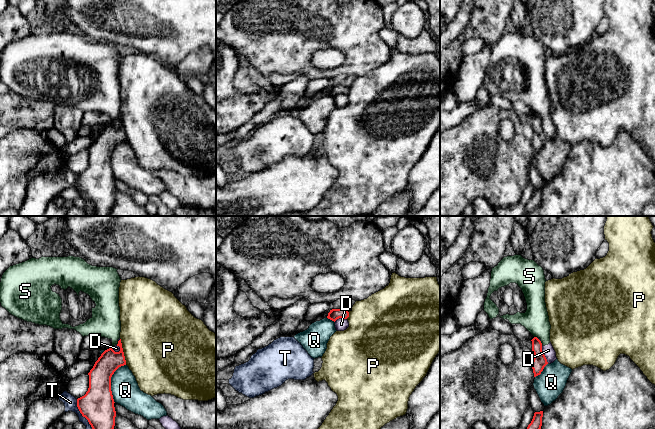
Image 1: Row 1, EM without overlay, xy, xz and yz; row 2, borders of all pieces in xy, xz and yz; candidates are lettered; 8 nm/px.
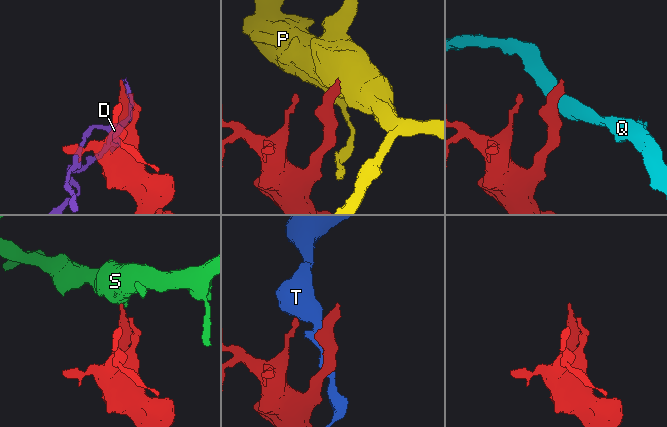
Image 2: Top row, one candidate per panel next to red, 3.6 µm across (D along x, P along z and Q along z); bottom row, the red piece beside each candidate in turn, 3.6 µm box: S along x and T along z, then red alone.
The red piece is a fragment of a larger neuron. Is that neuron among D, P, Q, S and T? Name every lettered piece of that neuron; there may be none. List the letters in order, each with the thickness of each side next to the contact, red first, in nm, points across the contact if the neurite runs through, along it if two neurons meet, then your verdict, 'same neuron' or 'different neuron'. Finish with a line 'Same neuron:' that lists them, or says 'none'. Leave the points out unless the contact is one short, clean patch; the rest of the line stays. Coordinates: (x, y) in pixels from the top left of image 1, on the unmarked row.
D: 110/90 nm | along yz (541, 121), (541, 127), (548, 139) | different neuron
P: 170/480 nm | along xy (120, 114), (126, 140) | different neuron
Q: 280/220 nm | different neuron
S: 170/240 nm | along xy (118, 117), (116, 120) | different neuron
T: 280/110 nm | different neuron
Same neuron: none

